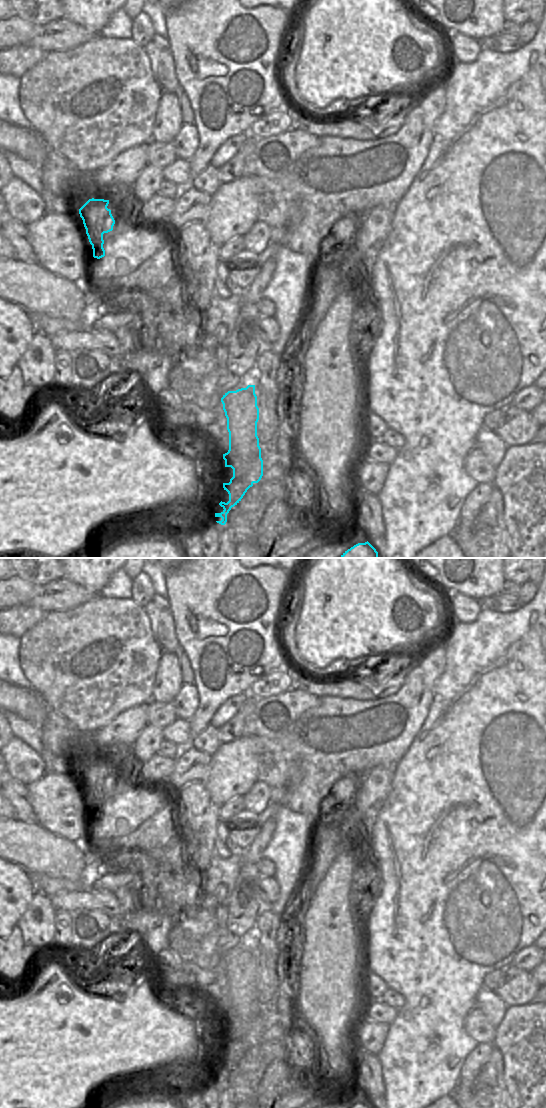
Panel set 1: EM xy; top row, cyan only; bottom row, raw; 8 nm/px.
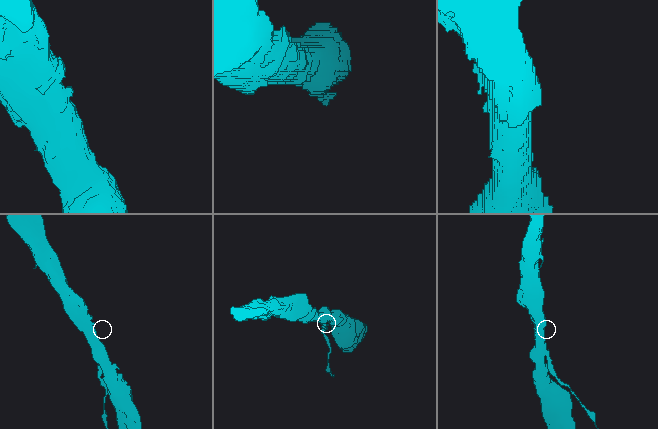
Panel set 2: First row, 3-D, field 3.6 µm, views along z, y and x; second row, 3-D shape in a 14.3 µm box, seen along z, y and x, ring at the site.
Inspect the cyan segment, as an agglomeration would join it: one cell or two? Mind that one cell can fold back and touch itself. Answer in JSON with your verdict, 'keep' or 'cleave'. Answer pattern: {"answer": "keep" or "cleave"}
{"answer": "cleave"}

